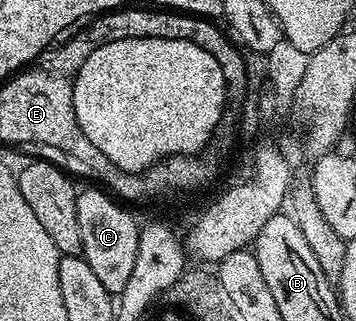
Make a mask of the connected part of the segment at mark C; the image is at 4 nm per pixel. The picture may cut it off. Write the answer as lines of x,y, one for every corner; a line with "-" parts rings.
90,186
85,190
79,191
78,201
76,202
76,210
78,211
78,217
80,218
80,238
82,239
82,257
88,262
88,266
92,266
92,270
96,273
96,278
104,286
104,290
108,290
111,294
121,294
124,290
124,286
128,286
128,278
132,278
132,266
136,266
136,250
138,249
138,234
140,231
139,221
134,221
134,216
129,212
129,207
123,206
110,192
103,190
98,186

